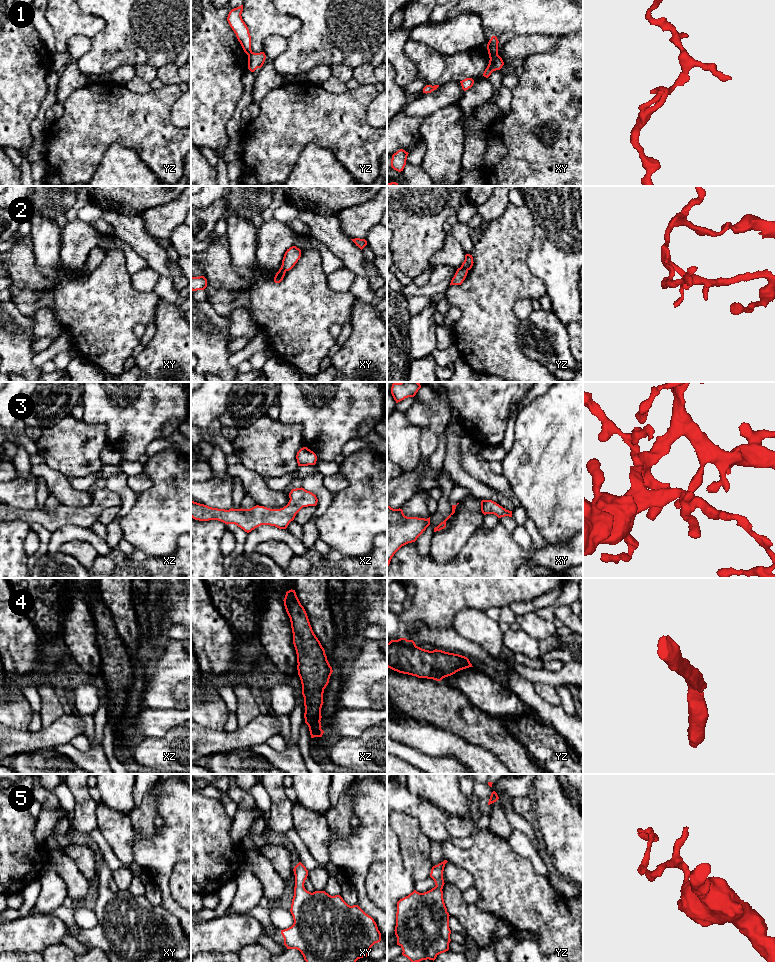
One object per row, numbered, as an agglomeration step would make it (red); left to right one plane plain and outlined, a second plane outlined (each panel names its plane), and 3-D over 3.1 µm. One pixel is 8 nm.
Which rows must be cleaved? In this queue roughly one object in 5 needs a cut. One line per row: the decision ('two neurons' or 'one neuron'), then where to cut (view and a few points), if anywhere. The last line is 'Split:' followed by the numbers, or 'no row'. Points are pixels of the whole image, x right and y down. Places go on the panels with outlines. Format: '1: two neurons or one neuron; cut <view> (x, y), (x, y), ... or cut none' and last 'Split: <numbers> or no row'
1: two neurons; cut xy (488, 51), (497, 54)
2: two neurons; cut yz (461, 266), (467, 270)
3: one neuron; cut none
4: one neuron; cut none
5: one neuron; cut none
Split: 1, 2

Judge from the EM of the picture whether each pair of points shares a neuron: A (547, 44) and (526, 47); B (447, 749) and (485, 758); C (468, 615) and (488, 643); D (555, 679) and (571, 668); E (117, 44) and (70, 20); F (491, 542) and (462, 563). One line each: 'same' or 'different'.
A: same
B: same
C: same
D: same
E: different
F: same

